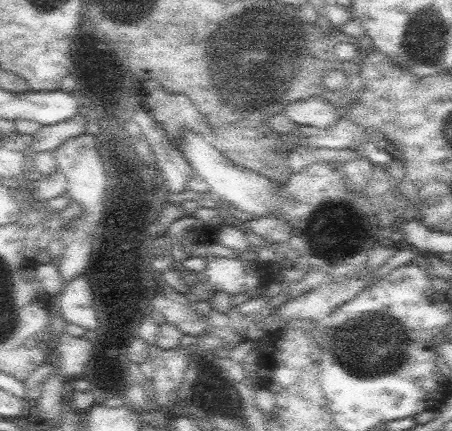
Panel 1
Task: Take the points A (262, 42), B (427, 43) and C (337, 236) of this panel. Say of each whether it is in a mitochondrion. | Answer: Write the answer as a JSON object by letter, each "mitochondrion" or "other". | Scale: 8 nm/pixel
{"A":"mitochondrion","B":"mitochondrion","C":"mitochondrion"}

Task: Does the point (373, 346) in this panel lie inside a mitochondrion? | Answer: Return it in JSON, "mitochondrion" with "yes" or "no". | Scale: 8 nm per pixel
{"mitochondrion":"yes"}

